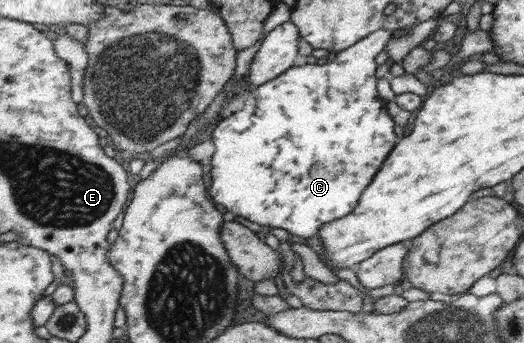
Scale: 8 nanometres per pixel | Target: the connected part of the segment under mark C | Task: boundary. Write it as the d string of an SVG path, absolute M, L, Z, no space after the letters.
M381 29L371 33L356 45L337 52L331 62L327 62L324 65L308 65L302 62L292 69L288 69L286 73L271 79L268 83L254 88L244 102L244 107L235 111L231 116L222 119L212 131L212 140L215 143L216 151L210 161L210 174L213 180L210 188L210 197L213 197L220 207L234 215L240 215L254 223L266 225L270 228L284 228L299 240L306 237L316 237L316 235L319 235L321 227L325 227L327 223L342 219L353 213L353 210L359 204L360 197L368 189L368 185L374 181L374 175L380 171L382 163L386 161L386 157L392 153L396 143L399 142L398 135L394 131L396 129L396 121L390 117L390 113L386 109L386 103L382 101L380 91L376 87L378 85L376 78L376 69L378 69L377 57L385 51L386 44L392 37L394 37L394 31Z

